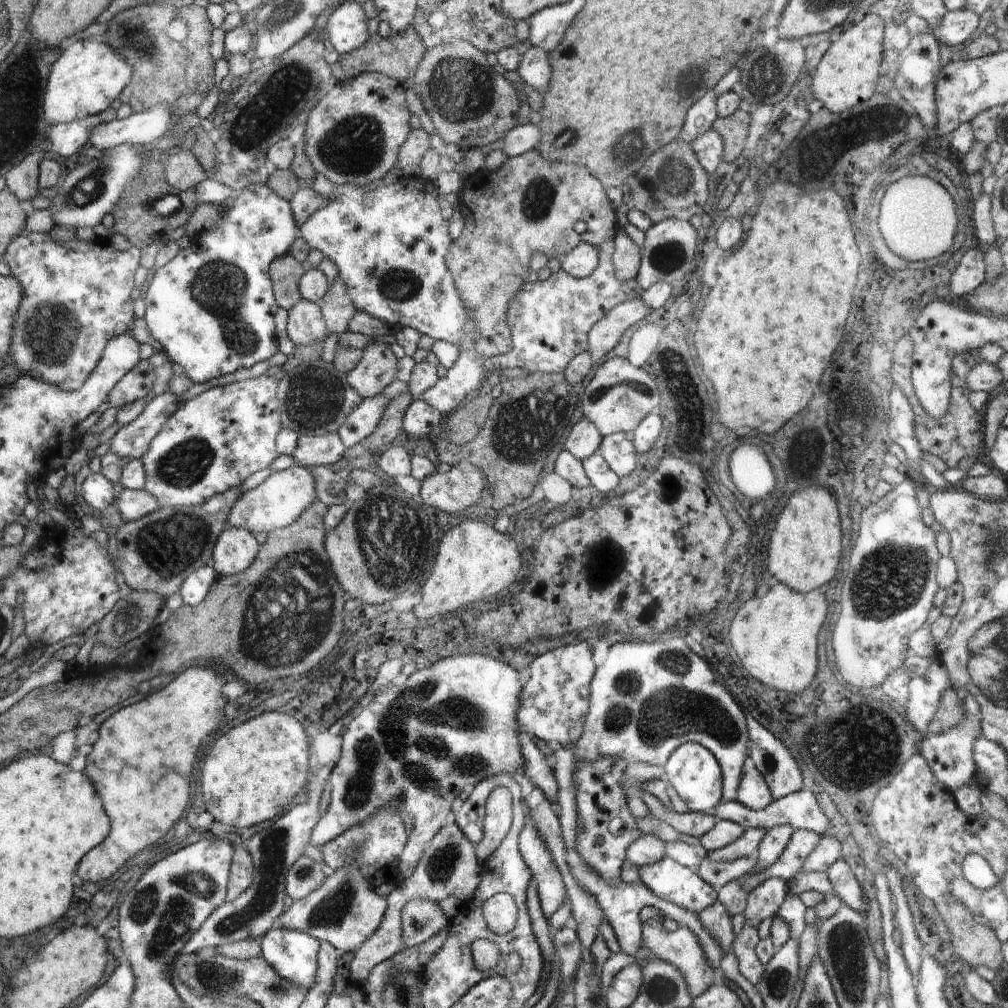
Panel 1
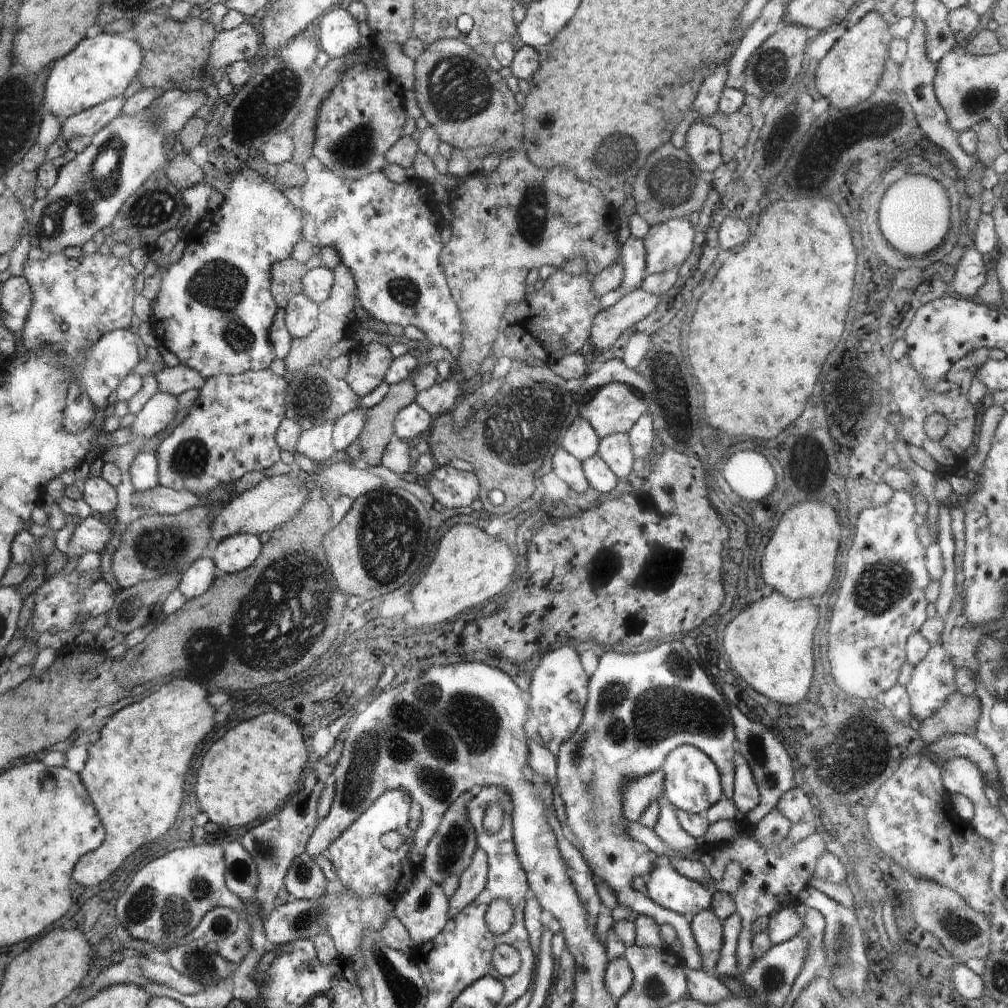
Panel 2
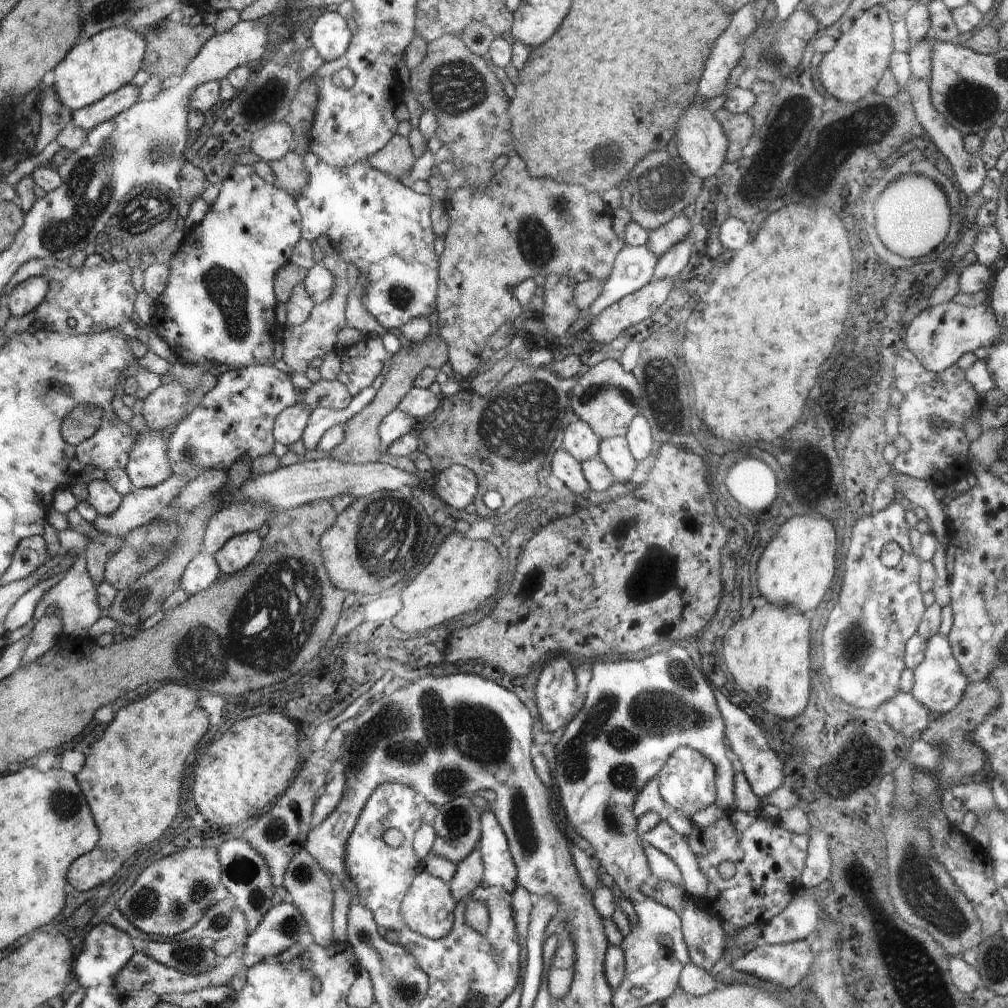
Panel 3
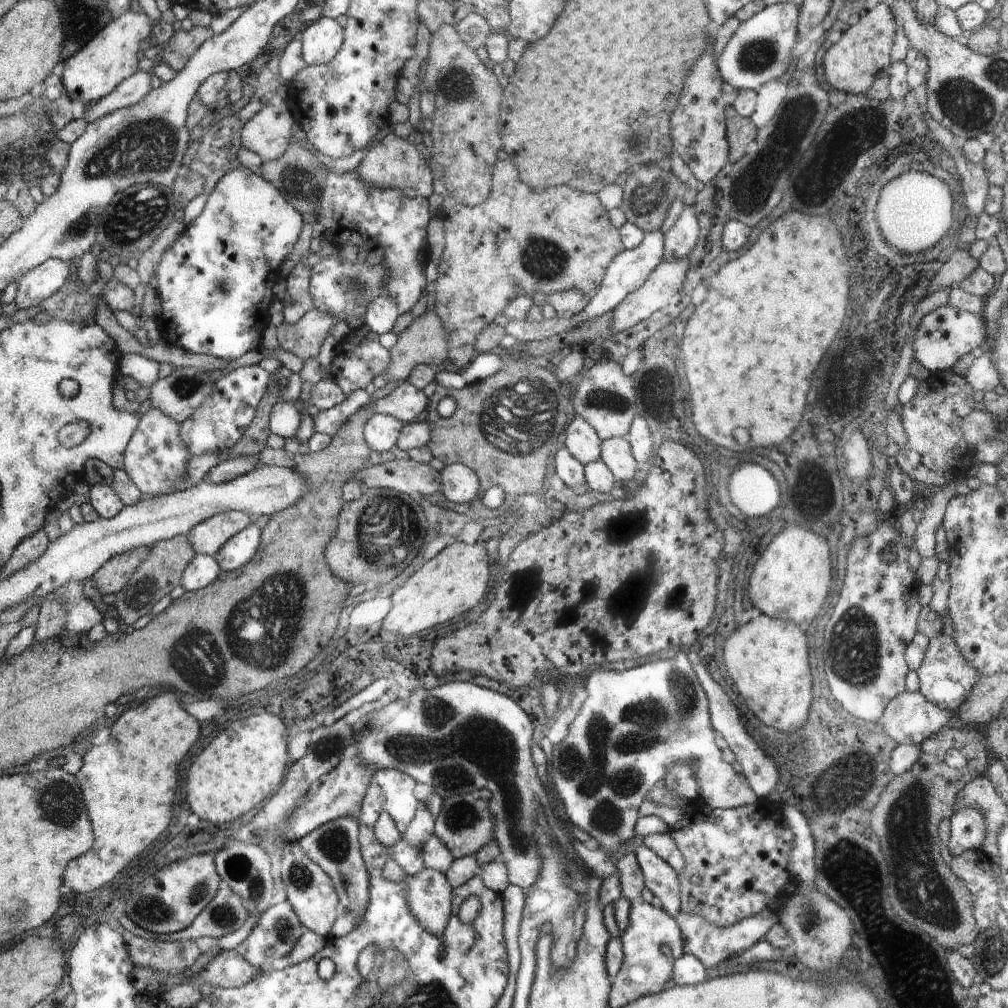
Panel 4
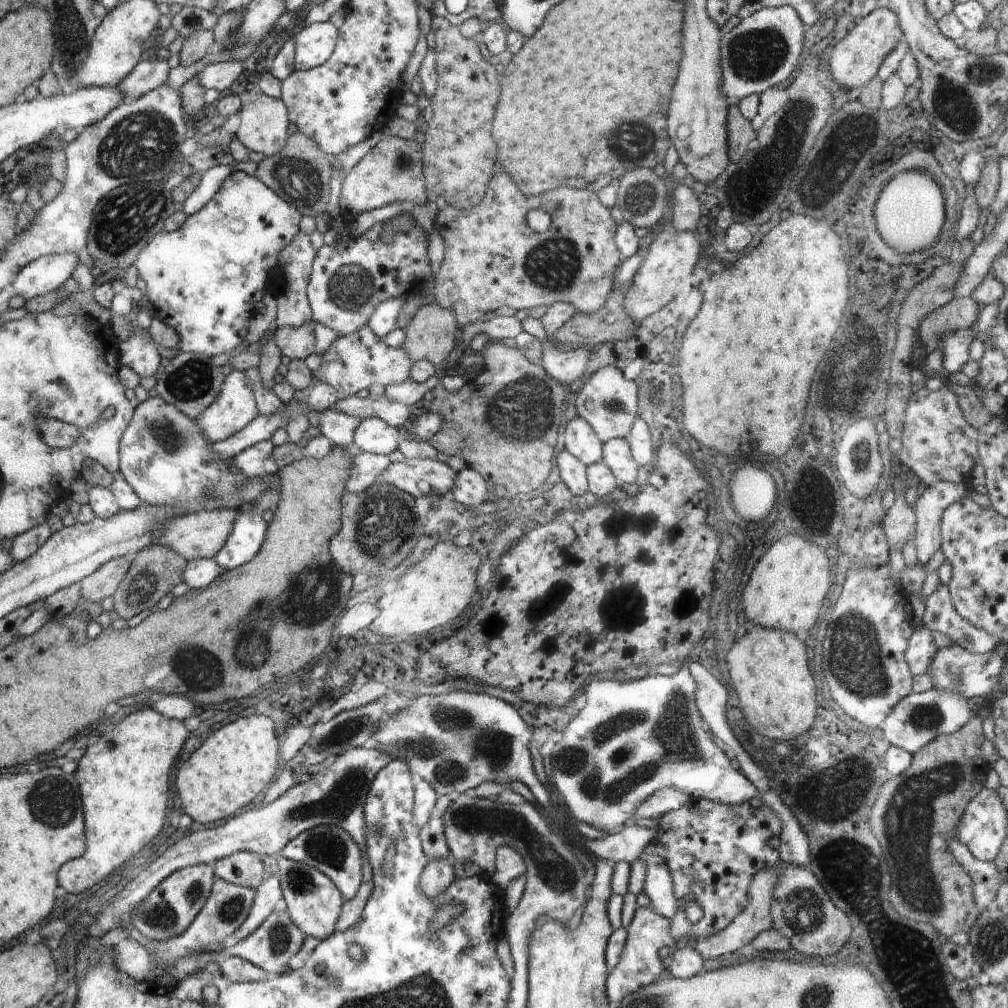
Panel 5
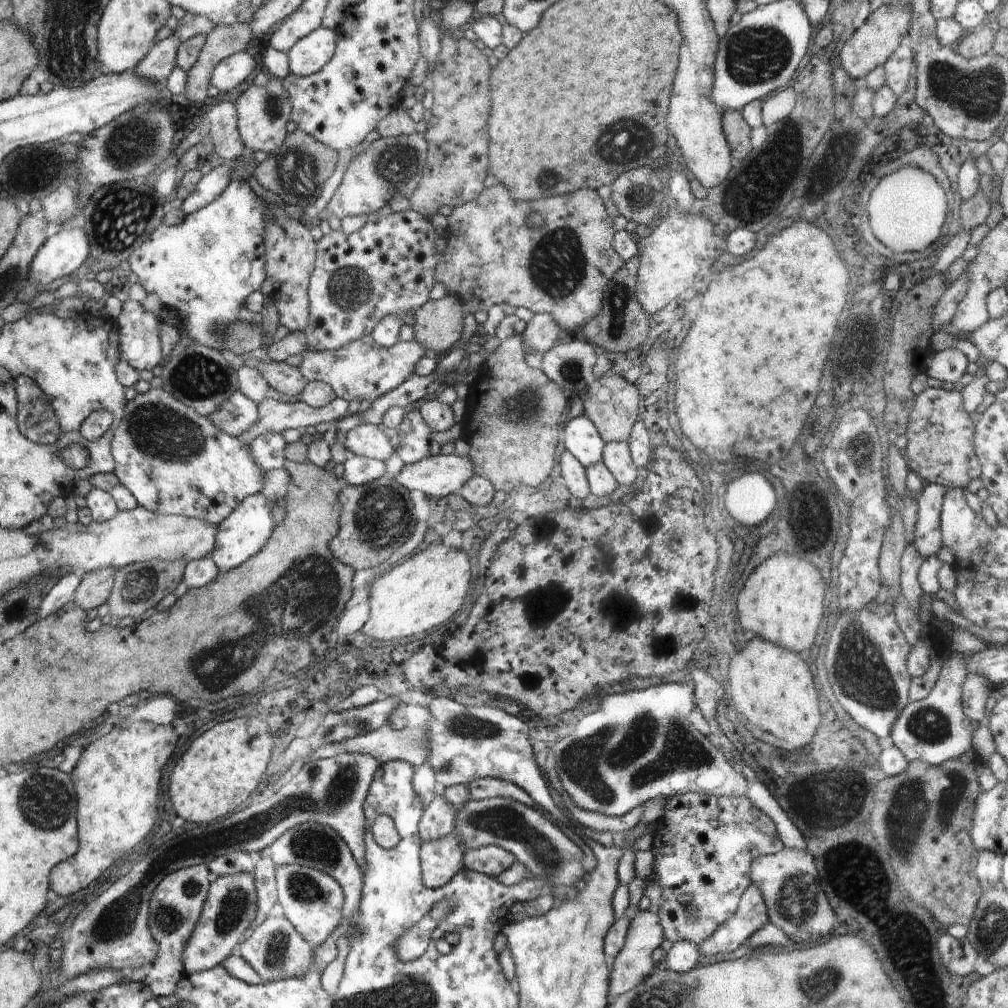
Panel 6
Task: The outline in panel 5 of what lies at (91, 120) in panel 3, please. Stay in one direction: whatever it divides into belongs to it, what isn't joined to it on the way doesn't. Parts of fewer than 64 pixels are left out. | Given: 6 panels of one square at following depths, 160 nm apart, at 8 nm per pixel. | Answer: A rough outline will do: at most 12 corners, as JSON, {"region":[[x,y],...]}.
{"region":[[150,56],[122,79],[124,97],[164,85],[168,61]]}

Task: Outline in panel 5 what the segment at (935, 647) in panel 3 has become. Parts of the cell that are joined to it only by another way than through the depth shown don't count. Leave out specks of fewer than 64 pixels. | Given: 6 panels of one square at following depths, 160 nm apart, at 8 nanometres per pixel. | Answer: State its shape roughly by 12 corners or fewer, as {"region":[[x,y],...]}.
{"region":[[952,643],[926,673],[970,702],[992,697],[1006,661]]}

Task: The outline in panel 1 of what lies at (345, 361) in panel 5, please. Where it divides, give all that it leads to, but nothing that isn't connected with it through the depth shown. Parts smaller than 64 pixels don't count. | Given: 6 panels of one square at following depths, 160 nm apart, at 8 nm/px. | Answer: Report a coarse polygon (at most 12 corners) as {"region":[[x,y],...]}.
{"region":[[371,340],[349,372],[362,400],[397,378],[391,345]]}

